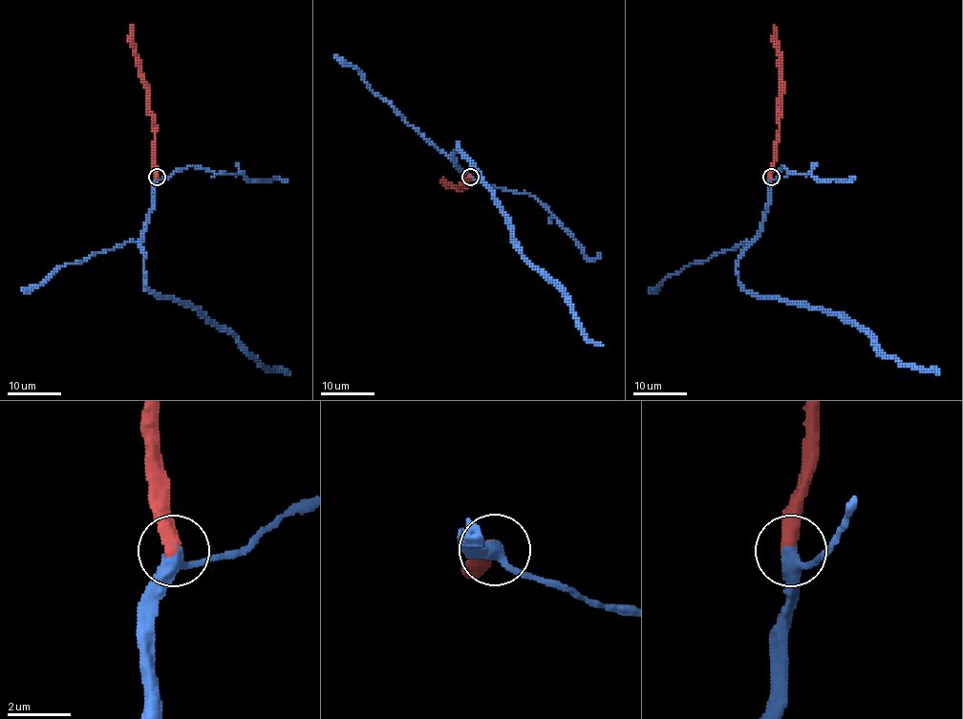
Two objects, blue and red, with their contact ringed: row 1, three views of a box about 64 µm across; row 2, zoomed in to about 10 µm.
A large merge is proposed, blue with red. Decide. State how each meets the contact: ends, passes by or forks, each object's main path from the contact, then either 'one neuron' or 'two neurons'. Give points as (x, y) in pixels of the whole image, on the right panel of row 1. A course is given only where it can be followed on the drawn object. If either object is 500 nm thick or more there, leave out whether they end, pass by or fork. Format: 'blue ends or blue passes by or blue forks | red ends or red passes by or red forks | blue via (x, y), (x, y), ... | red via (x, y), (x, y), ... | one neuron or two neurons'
blue passes by | red ends | blue via (770, 178), (758, 237), (737, 266), (738, 283), (758, 295), (842, 314), (886, 355), (940, 372) | red via (770, 178), (779, 130), (780, 56), (774, 26) | one neuron

